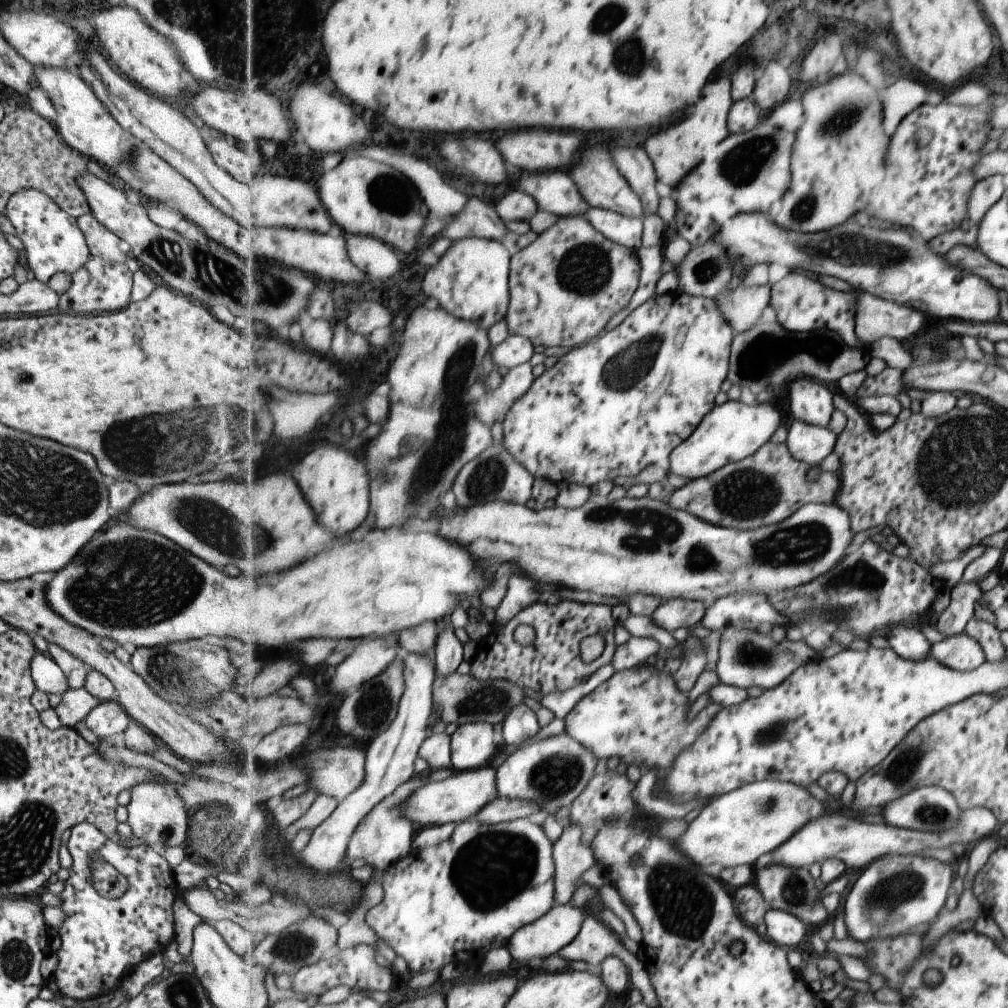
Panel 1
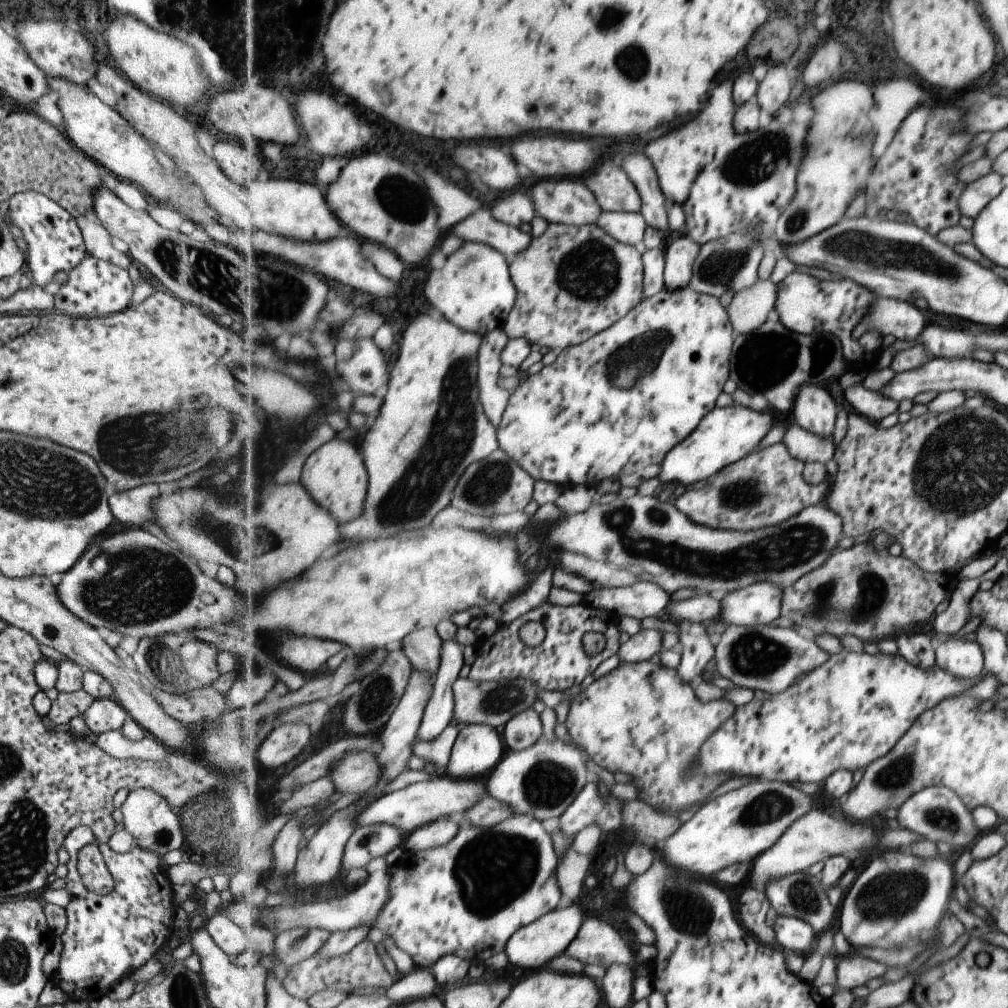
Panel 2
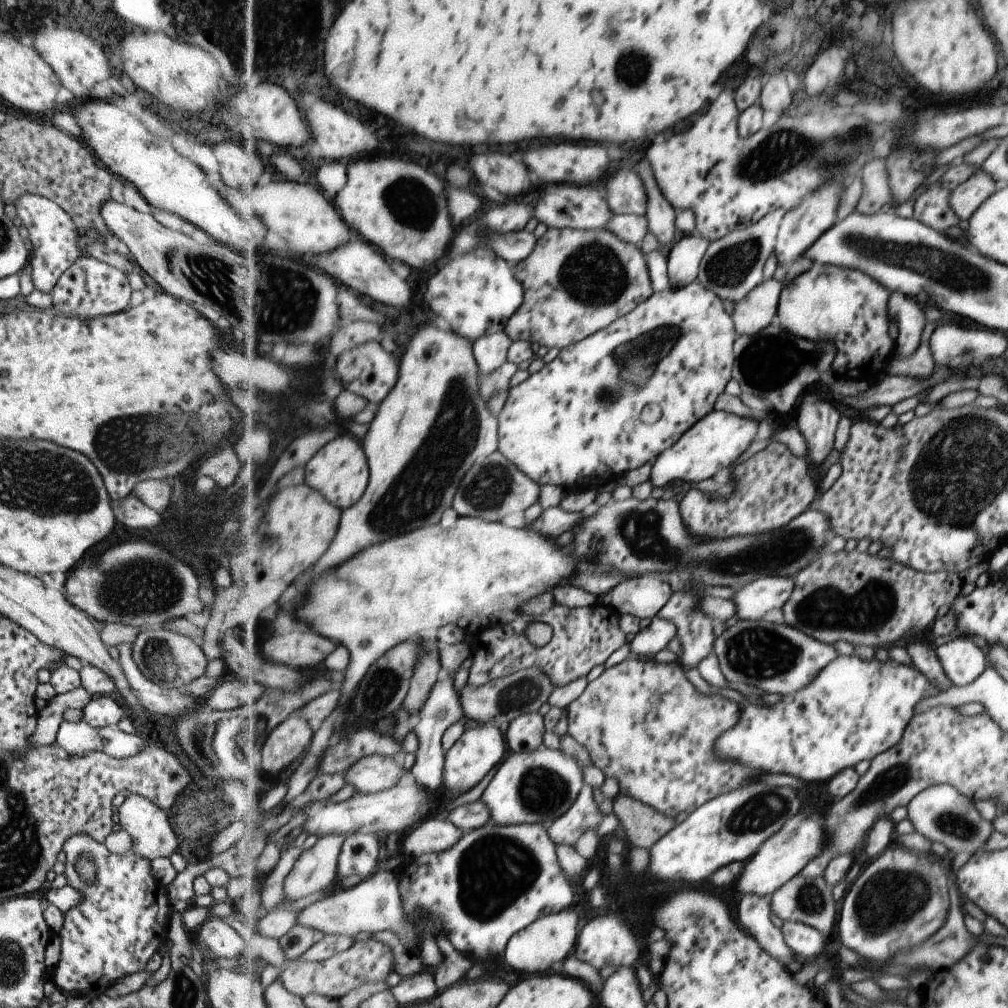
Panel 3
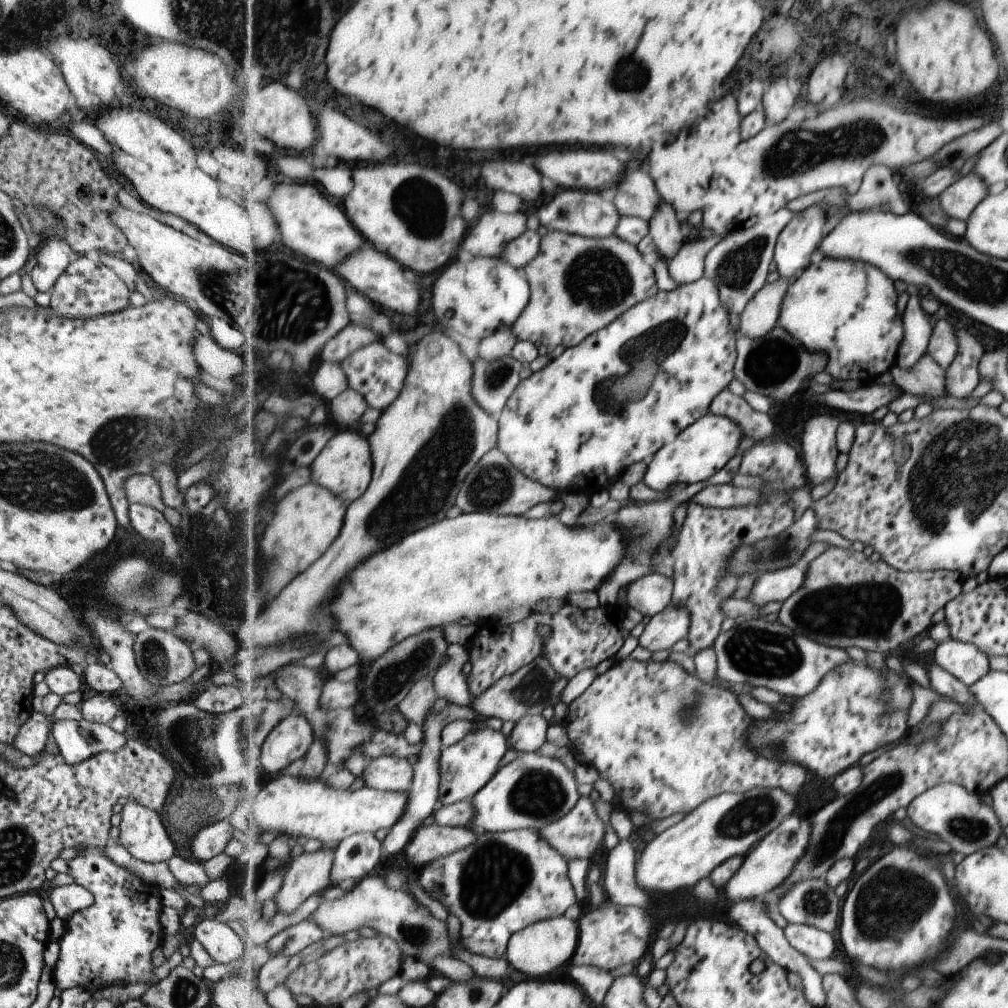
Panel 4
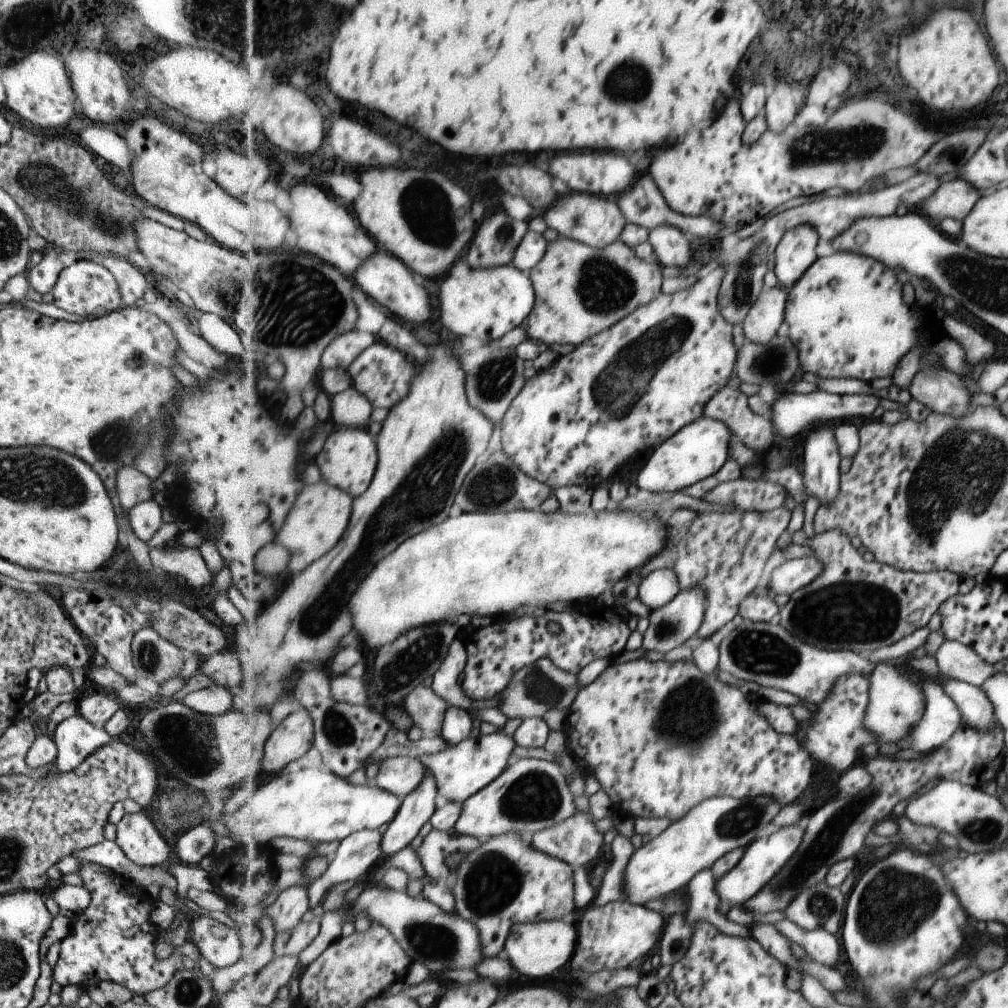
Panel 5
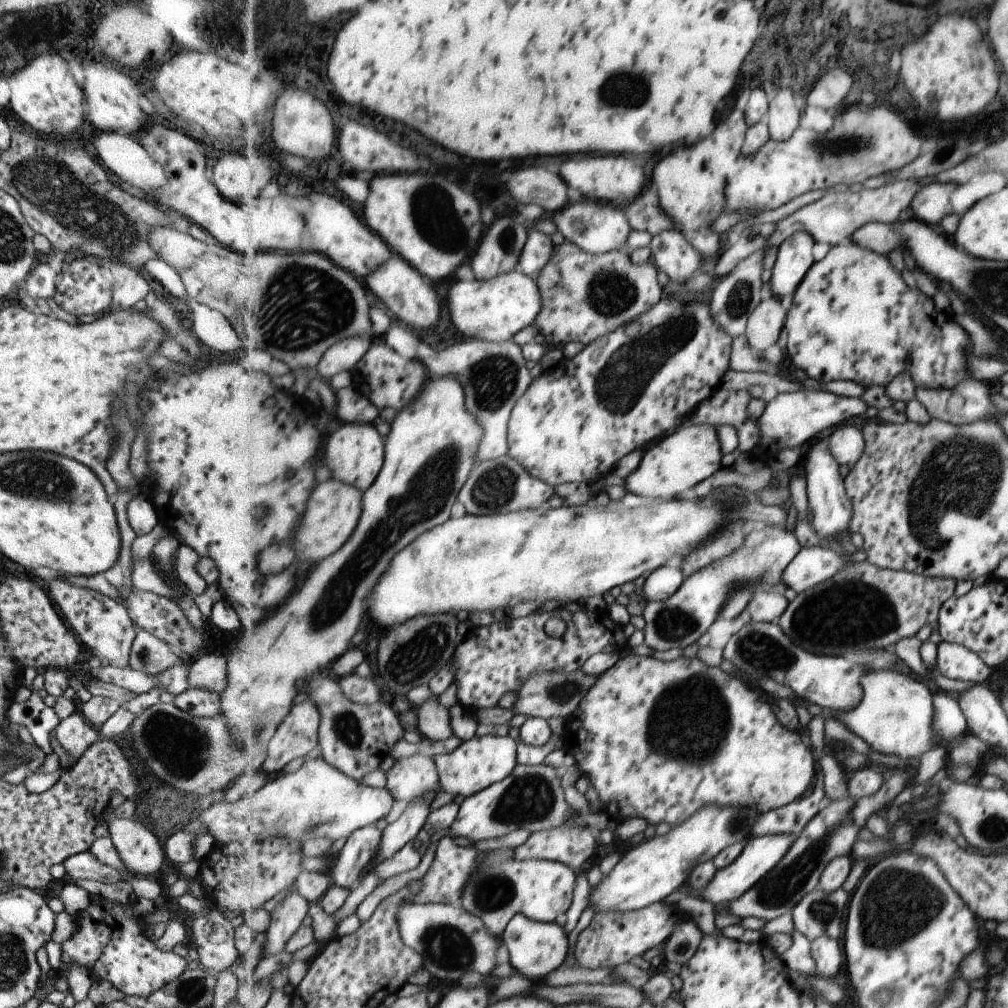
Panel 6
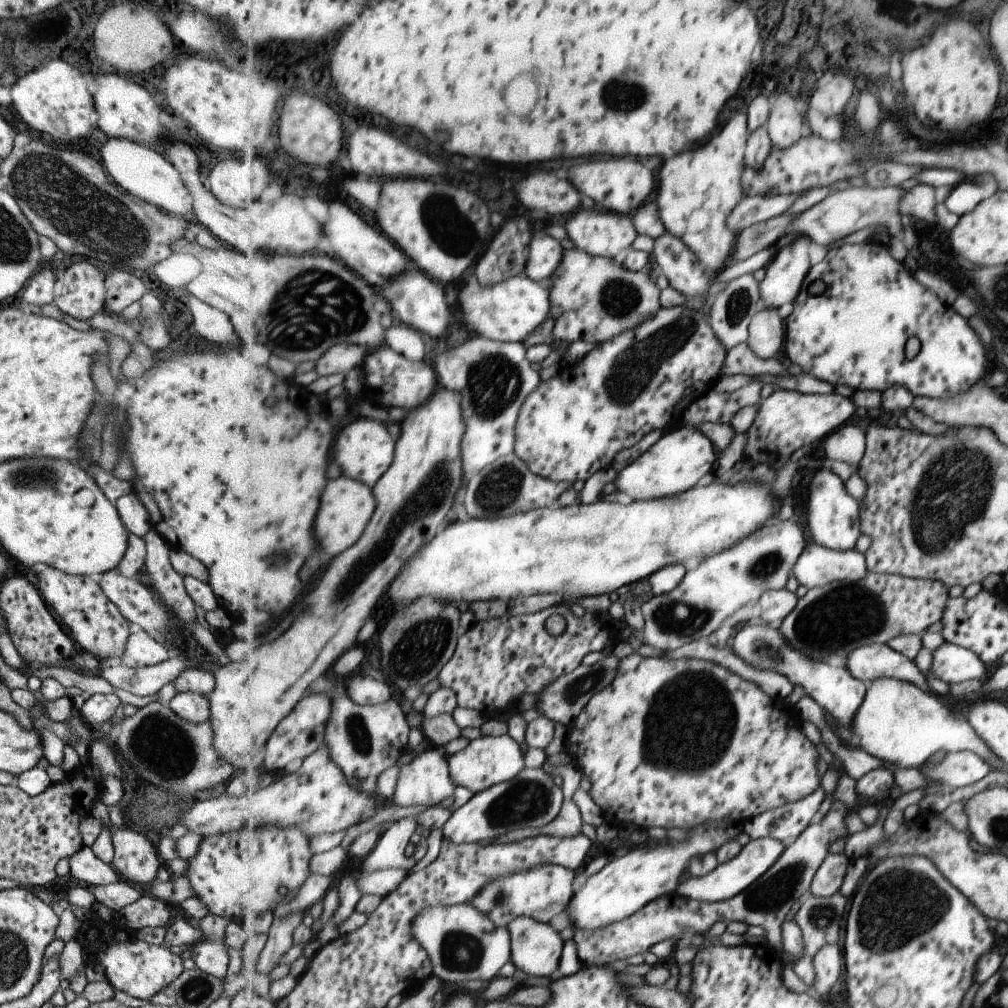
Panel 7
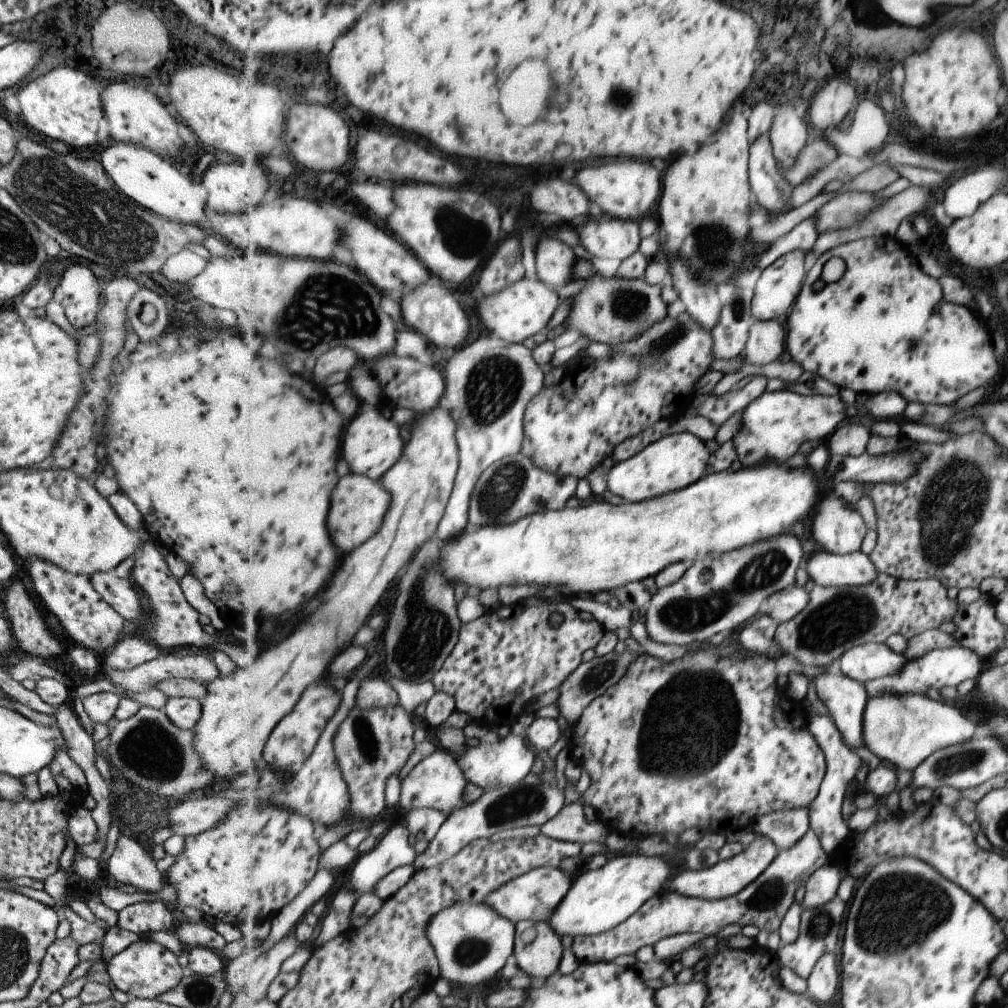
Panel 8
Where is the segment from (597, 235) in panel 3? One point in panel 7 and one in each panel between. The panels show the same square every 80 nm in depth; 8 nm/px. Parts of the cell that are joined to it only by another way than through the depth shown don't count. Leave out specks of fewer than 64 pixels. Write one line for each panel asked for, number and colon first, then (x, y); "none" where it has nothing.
4: (580, 285)
5: (581, 290)
6: (586, 296)
7: (595, 299)

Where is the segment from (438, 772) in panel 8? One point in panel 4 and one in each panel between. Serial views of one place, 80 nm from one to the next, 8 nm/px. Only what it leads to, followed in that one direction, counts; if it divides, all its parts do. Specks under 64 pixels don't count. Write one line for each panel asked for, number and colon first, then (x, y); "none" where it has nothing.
4: (388, 772)
5: (401, 775)
6: (410, 778)
7: (427, 780)

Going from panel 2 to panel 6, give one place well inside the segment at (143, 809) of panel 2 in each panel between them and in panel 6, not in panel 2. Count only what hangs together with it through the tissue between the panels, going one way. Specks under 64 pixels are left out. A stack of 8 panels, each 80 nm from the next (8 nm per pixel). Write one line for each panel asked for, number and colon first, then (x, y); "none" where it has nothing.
3: (147, 825)
4: (141, 833)
5: (137, 837)
6: (141, 854)

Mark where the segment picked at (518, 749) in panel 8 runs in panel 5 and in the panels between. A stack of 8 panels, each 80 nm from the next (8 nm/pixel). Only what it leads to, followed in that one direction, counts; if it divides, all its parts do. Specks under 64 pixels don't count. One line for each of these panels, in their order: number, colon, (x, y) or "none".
5: (462, 770)
6: (479, 763)
7: (490, 760)

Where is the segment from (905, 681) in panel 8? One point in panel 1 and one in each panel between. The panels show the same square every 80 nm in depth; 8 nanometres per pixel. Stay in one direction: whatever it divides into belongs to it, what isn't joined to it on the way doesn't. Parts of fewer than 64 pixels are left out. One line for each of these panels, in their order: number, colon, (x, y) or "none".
1: (960, 652)
2: (962, 658)
3: (962, 661)
4: (964, 661)
5: (955, 660)
6: (953, 661)
7: (949, 663)

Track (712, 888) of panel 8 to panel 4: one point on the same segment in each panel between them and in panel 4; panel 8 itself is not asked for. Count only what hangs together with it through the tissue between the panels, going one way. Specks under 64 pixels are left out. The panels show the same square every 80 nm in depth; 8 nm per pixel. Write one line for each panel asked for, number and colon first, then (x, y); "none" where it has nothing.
4: (766, 868)
5: (764, 858)
6: (761, 854)
7: (731, 878)

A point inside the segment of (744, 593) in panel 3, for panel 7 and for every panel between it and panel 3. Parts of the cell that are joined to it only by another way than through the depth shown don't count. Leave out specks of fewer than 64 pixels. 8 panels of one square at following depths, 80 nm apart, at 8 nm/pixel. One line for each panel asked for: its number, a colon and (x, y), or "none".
4: (777, 586)
5: (792, 575)
6: (813, 566)
7: (819, 566)

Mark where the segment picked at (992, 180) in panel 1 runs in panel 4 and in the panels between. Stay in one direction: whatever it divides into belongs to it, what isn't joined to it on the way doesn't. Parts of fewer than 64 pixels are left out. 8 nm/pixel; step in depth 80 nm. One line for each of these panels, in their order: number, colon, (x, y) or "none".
2: (976, 195)
3: (964, 198)
4: (957, 201)

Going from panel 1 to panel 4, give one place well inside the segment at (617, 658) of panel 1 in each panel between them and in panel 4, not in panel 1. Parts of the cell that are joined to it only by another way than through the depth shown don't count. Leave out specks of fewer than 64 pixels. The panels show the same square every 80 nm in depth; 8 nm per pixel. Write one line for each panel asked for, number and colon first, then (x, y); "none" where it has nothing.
2: (641, 647)
3: (650, 641)
4: (665, 629)

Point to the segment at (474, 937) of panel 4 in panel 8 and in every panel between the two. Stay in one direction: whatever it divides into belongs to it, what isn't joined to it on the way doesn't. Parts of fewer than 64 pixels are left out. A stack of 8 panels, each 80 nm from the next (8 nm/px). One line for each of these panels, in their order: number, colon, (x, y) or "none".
5: (506, 881)
6: (503, 888)
7: (542, 892)
8: (535, 895)

